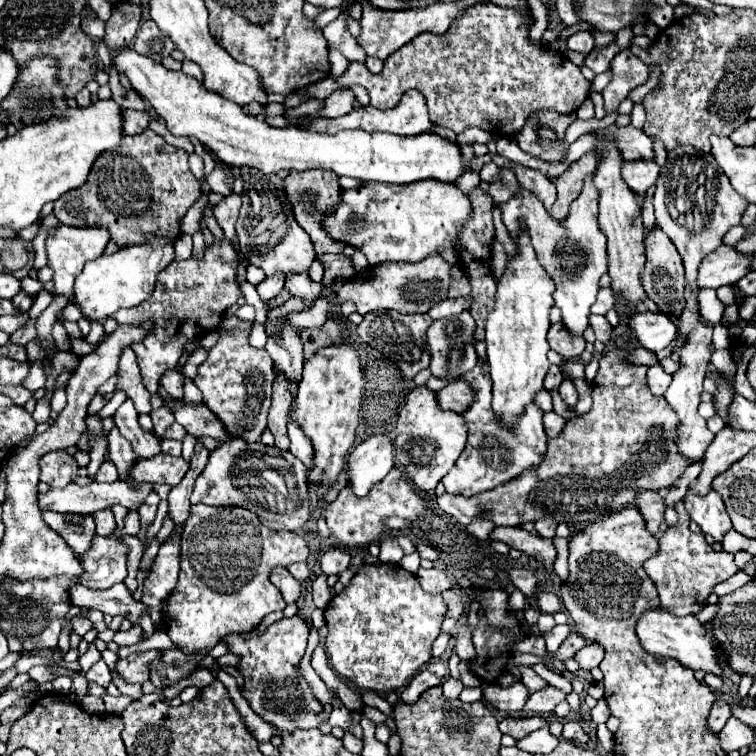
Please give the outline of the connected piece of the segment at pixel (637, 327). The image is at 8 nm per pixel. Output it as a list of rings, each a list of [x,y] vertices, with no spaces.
[[[658,311],[634,313],[628,325],[634,331],[636,339],[640,341],[640,345],[654,353],[668,347],[670,341],[676,337],[676,325]]]

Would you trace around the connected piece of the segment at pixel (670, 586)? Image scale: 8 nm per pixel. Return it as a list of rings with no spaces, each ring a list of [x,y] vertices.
[[[684,499],[674,505],[678,513],[678,523],[670,525],[666,533],[658,541],[658,553],[644,563],[646,575],[654,581],[660,593],[660,603],[664,609],[676,617],[686,617],[686,615],[698,615],[706,607],[706,599],[712,593],[714,585],[730,579],[738,567],[734,563],[732,553],[716,553],[712,547],[704,541],[704,535],[694,535],[688,525],[690,525],[690,515],[684,507]]]

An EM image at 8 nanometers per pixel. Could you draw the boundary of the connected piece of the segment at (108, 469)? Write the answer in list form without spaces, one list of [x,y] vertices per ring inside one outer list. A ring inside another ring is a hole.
[[[106,461],[100,465],[98,469],[98,475],[96,475],[96,482],[114,483],[118,481],[118,471],[114,467],[112,461]]]

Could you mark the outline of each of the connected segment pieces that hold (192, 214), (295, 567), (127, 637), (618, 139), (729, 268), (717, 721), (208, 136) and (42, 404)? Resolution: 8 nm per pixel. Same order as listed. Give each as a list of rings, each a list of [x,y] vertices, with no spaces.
[[[200,199],[200,203],[194,203],[192,209],[184,215],[184,219],[180,221],[180,235],[186,235],[198,227],[198,221],[204,213],[204,203],[206,203],[206,199]]]
[[[292,563],[292,565],[288,567],[288,571],[290,571],[290,575],[292,575],[294,579],[298,579],[298,581],[306,581],[306,579],[310,577],[310,571],[308,571],[308,565],[306,565],[306,563]]]
[[[134,625],[134,627],[128,629],[128,631],[116,633],[112,641],[114,641],[116,645],[120,645],[120,647],[122,647],[122,645],[134,645],[134,643],[140,639],[140,631],[142,631],[142,629],[140,629],[138,625]]]
[[[612,125],[608,129],[598,129],[594,131],[594,135],[600,139],[600,143],[592,149],[596,153],[598,163],[604,157],[604,149],[608,147],[608,143],[616,143],[616,149],[620,151],[624,161],[636,161],[636,159],[654,159],[652,153],[652,141],[648,139],[648,135],[644,135],[642,129],[636,129],[632,125],[626,127],[618,127]]]
[[[720,245],[716,251],[706,255],[698,267],[698,277],[696,283],[698,287],[710,287],[718,289],[722,285],[732,285],[740,277],[748,273],[748,265],[754,257],[750,255],[738,255],[734,247]]]
[[[718,697],[712,705],[712,711],[710,711],[710,719],[708,719],[708,725],[714,733],[720,733],[720,727],[724,727],[724,723],[728,721],[728,717],[732,715],[732,709],[730,709],[730,703],[724,701],[722,697]]]
[[[134,49],[120,51],[120,55],[116,55],[116,69],[128,75],[132,89],[136,89],[150,103],[150,107],[156,109],[172,135],[196,137],[224,163],[234,167],[256,167],[262,173],[278,173],[280,169],[328,169],[336,175],[348,175],[360,181],[382,181],[396,185],[424,179],[452,183],[466,171],[460,145],[436,133],[400,137],[392,133],[368,131],[340,131],[336,135],[328,135],[292,125],[278,129],[270,127],[266,121],[246,115],[234,101],[206,91],[184,71],[170,71],[162,63],[142,57]]]
[[[46,397],[38,399],[32,417],[34,417],[36,421],[48,421],[48,419],[50,419],[50,399],[46,399]]]

